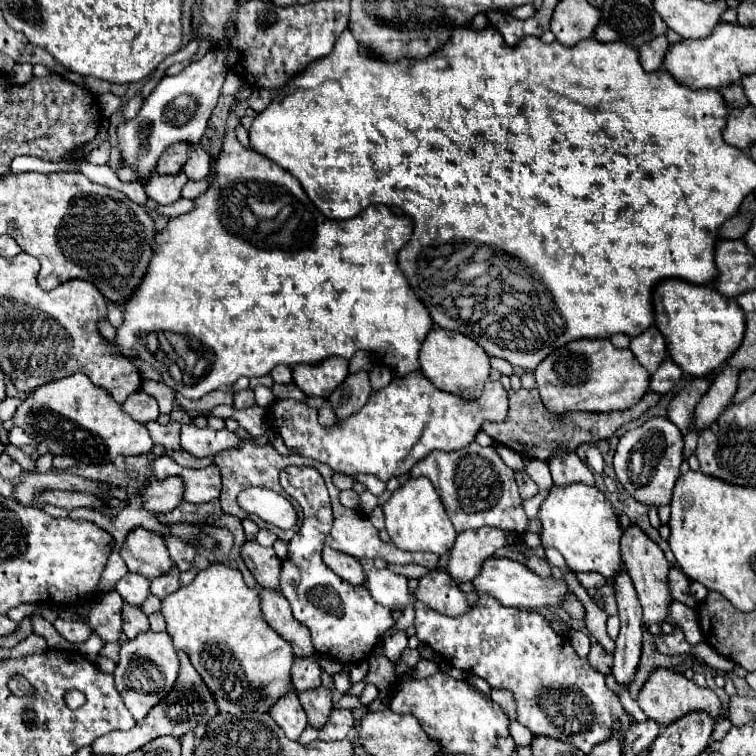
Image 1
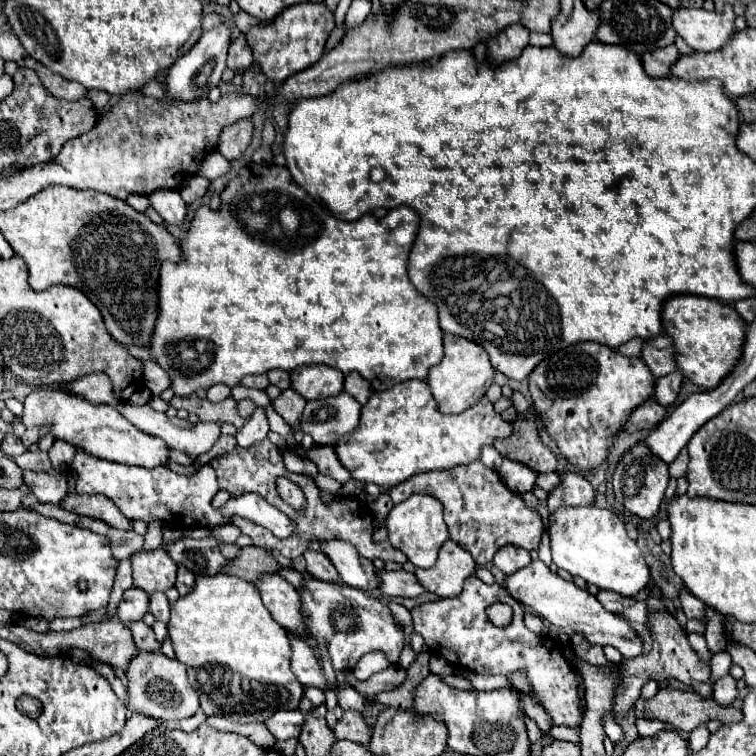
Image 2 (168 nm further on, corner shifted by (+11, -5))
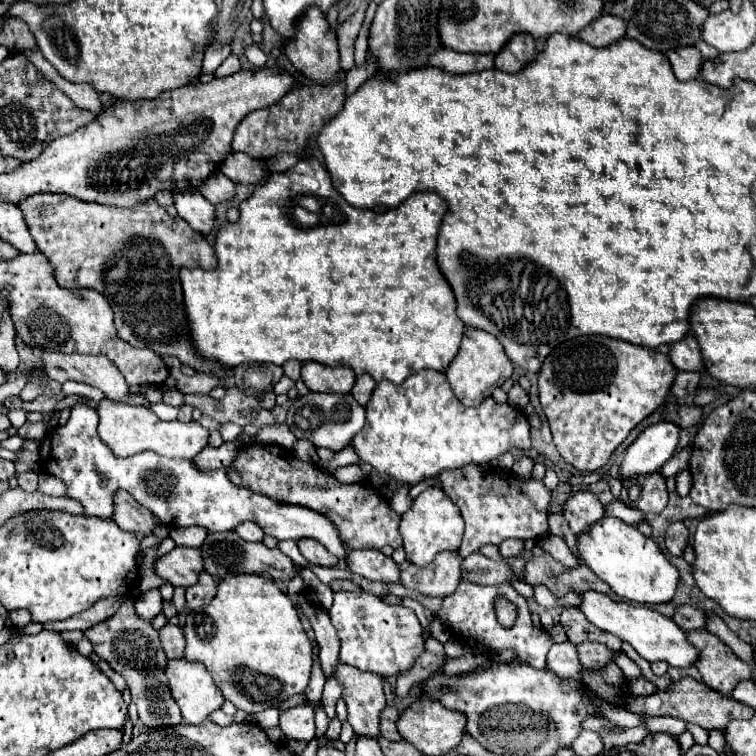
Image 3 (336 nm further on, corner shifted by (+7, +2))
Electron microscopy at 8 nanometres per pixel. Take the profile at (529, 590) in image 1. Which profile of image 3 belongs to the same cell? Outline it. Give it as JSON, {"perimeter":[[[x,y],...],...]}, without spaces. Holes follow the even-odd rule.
{"perimeter":[[[593,590],[581,592],[579,596],[581,596],[579,610],[585,614],[585,618],[595,628],[629,642],[641,658],[645,658],[649,662],[665,660],[675,668],[691,666],[697,660],[699,652],[687,642],[685,632],[671,618],[665,618],[659,612],[653,612],[653,610],[647,610],[647,608],[641,608],[641,606],[633,606],[629,602],[617,602],[611,596],[601,594],[601,592],[593,592]]]}

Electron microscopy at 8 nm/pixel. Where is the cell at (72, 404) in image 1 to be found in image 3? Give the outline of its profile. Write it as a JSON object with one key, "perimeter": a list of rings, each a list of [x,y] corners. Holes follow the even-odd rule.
{"perimeter":[[[101,400],[97,404],[99,414],[99,438],[113,450],[115,456],[135,456],[145,450],[151,450],[165,458],[193,458],[207,446],[209,432],[197,422],[163,422],[151,410]]]}

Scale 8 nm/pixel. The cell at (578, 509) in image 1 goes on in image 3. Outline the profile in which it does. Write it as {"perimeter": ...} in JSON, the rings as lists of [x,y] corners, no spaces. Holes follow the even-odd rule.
{"perimeter":[[[603,516],[585,532],[577,534],[577,552],[581,562],[625,600],[659,604],[669,602],[675,594],[679,582],[679,572],[675,566],[663,556],[659,546],[649,536],[643,536],[635,526],[623,524],[619,518]]]}

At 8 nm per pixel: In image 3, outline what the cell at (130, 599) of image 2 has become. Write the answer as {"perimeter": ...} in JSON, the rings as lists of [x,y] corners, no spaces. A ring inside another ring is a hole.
{"perimeter":[[[157,588],[147,590],[147,592],[143,592],[143,594],[137,598],[137,602],[135,602],[135,612],[137,612],[143,620],[151,620],[153,616],[157,616],[157,614],[161,612],[161,602],[163,602],[163,598],[161,598],[161,594],[159,594]]]}

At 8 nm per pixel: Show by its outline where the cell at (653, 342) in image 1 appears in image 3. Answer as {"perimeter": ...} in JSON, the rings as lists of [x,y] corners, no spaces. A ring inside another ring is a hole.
{"perimeter":[[[687,334],[685,338],[669,344],[669,360],[677,370],[701,370],[703,360],[699,354],[699,346],[693,334]]]}

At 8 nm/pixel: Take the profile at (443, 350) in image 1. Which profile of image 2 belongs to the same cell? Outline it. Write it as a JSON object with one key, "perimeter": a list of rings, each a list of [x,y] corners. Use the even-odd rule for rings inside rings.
{"perimeter":[[[445,333],[443,343],[445,343],[445,357],[429,371],[427,383],[443,413],[463,413],[487,393],[487,389],[493,383],[495,369],[489,361],[489,353],[481,345],[449,333]]]}

